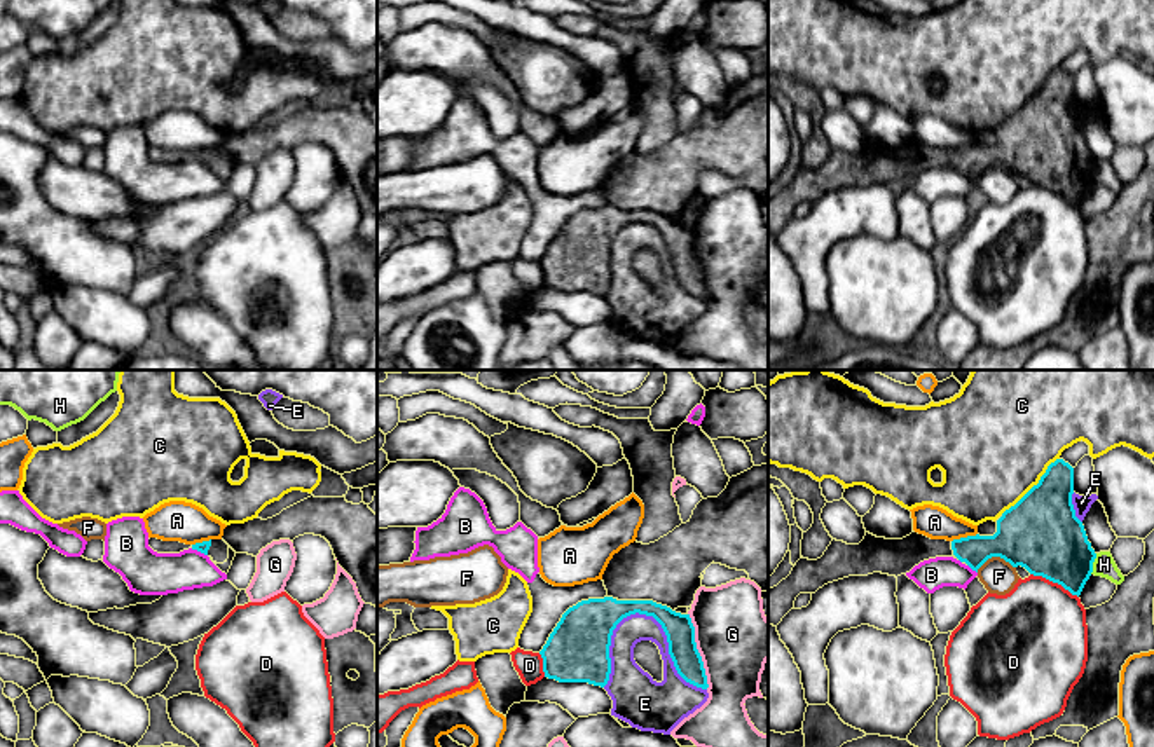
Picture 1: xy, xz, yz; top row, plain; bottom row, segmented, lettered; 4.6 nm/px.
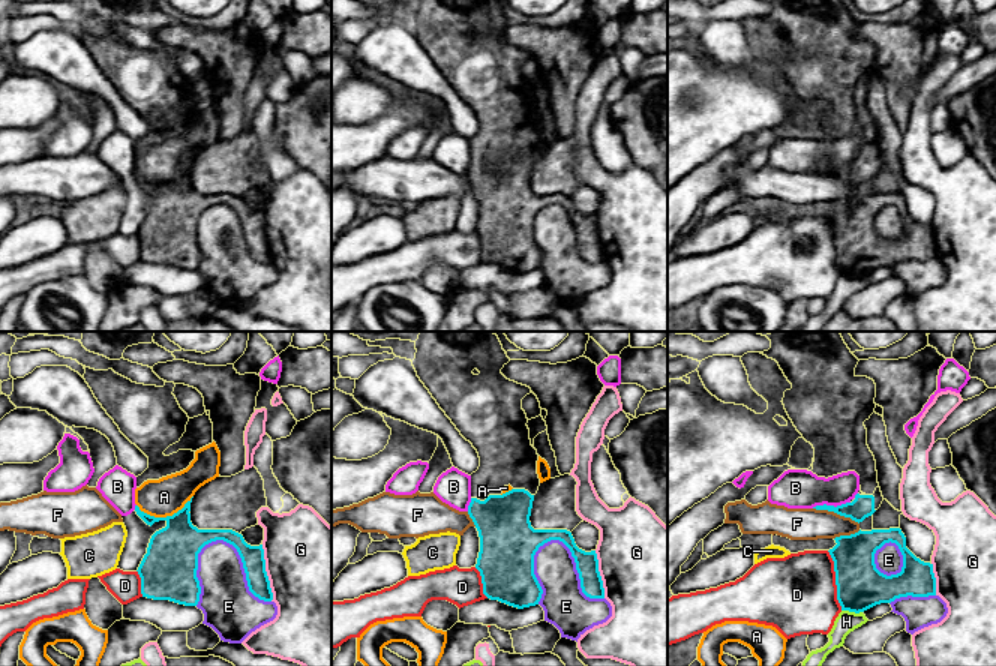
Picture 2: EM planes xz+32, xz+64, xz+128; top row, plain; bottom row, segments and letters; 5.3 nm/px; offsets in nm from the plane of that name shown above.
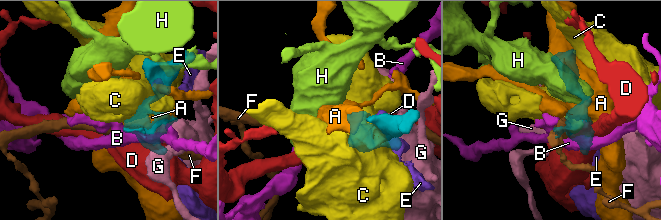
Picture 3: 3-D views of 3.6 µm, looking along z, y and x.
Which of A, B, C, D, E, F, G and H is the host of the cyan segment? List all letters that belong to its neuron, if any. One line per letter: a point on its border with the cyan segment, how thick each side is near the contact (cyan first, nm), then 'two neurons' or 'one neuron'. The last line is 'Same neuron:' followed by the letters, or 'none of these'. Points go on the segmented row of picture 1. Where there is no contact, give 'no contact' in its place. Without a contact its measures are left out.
A: yz (964, 538) | 220/150 nm | two neurons
B: yz (973, 569) | 220/150 nm | two neurons
C: yz (1034, 486) | 360/500 nm | two neurons
D: yz (1055, 582) | 360/460 nm | two neurons
E: xz (667, 641) | 140/170 nm | two neurons
F: yz (996, 555) | 360/160 nm | two neurons
G: xz (697, 651) | 140/360 nm | two neurons
H: yz (1092, 564) | 340/100 nm | two neurons
Same neuron: none of these

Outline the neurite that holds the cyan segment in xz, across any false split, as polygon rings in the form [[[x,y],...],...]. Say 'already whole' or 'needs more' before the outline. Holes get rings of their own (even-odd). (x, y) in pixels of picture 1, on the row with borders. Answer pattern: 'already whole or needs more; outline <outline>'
already whole; outline [[[588,599],[569,607],[539,651],[545,677],[604,688],[611,674],[609,646],[616,625],[630,614],[653,616],[663,628],[677,674],[707,689],[707,675],[690,614],[653,600]]]

